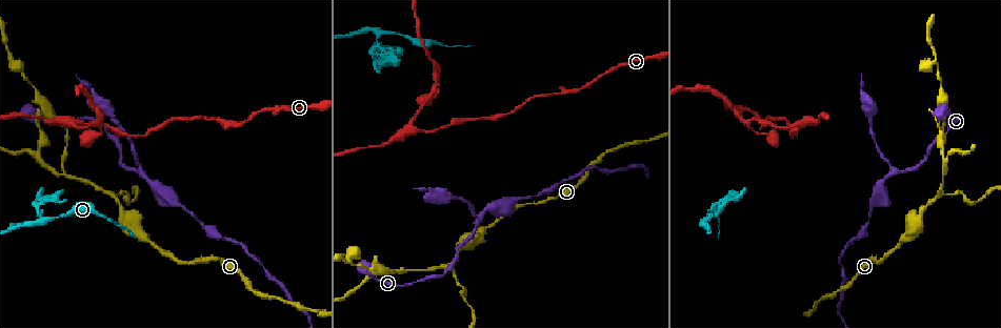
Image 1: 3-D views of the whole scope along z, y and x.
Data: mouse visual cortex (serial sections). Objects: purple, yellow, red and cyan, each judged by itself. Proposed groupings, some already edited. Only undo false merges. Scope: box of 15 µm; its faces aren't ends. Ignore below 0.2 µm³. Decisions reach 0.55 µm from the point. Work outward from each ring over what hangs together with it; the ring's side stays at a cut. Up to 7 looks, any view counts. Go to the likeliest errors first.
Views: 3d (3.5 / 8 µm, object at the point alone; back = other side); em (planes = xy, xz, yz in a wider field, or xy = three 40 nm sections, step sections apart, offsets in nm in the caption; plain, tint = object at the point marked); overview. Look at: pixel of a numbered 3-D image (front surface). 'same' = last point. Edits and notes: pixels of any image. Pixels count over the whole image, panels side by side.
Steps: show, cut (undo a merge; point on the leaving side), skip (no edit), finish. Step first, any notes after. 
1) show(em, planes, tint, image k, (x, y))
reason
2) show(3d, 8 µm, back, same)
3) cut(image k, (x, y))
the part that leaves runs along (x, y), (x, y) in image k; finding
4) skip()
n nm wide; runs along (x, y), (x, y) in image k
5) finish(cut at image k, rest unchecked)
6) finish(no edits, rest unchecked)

show(3d, 8 µm, image 1, (113, 196))
three-way junction

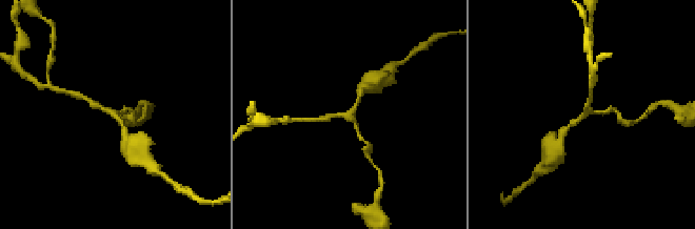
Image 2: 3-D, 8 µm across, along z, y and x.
show(em, xy, step 2, tint, image 2, (347, 115))
3 arms; arms of 150, 150, 150 nm; need the tissue

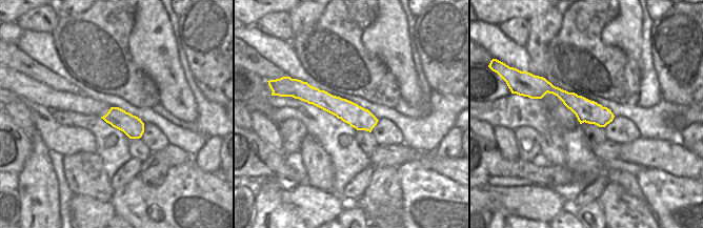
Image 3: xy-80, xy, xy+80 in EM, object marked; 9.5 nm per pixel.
skip()
runs along (305, 86), (316, 97), (374, 122) in image 3; all the same cell

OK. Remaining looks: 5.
show(3d, 3.5 µm, image 1, (406, 270))
two arms in line, one across

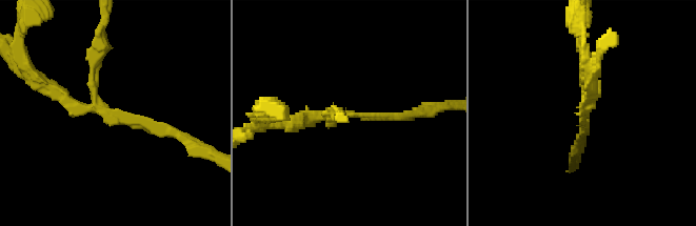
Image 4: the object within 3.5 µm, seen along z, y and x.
show(em, xy, step 3, tint, image 4, (334, 123))

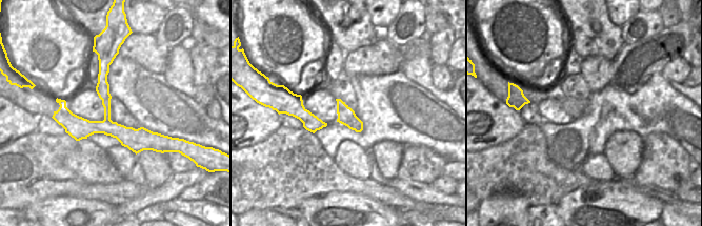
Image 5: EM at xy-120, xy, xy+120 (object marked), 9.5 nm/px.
cut(image 4, (51, 88))
3 arms; arms of 150, 150, 200 nm; the part that leaves runs along (96, 108), (77, 108), (24, 66) in image 4; a second cell is stuck on

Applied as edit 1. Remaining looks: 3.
finish(cut at image 4, rest unchecked)

